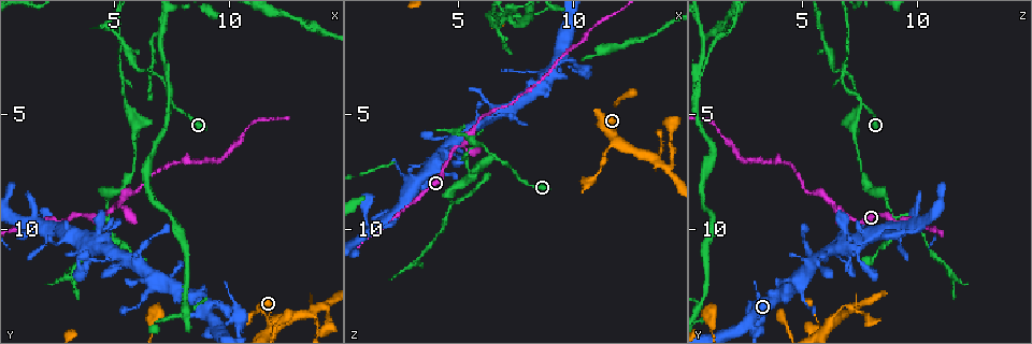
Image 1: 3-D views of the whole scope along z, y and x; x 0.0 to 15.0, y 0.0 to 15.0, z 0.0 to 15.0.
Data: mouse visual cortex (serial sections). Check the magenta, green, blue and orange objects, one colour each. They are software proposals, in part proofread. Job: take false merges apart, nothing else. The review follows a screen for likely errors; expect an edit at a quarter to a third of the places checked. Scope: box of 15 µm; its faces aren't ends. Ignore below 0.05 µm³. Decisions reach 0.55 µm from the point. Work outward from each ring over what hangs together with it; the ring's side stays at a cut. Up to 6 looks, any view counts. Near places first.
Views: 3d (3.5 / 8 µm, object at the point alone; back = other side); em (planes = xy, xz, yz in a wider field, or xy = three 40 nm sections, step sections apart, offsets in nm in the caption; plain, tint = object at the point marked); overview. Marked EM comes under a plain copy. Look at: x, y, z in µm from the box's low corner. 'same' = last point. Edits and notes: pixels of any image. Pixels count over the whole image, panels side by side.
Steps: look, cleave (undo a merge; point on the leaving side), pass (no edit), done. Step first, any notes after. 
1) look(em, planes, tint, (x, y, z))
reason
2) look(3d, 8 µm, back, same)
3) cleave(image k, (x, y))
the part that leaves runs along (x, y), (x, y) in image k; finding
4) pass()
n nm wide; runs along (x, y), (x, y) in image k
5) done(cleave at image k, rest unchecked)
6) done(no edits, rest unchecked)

look(3d, 3.5 µm, (13.4, 13.7, 6.8))
arms part here

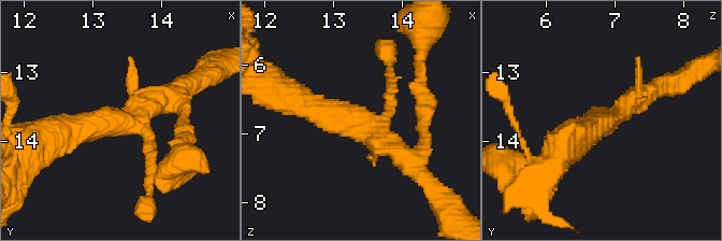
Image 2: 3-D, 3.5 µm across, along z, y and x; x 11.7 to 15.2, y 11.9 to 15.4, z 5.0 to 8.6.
look(em, planes, tint, (13.40, 13.70, 6.85))

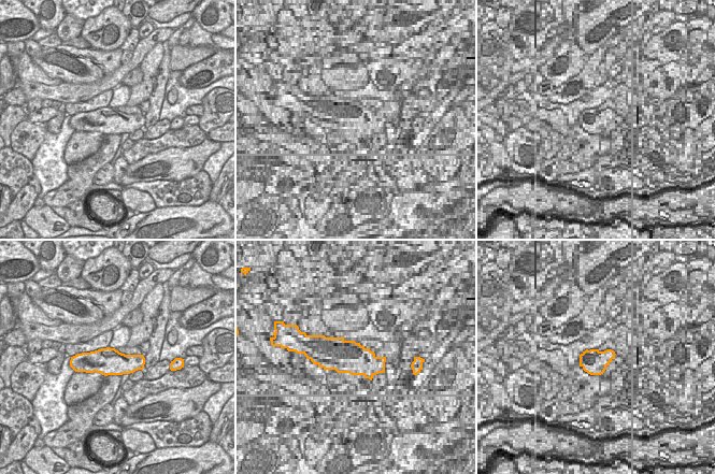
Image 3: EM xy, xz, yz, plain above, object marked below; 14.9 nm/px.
pass()
runs along (299, 99), (408, 157), (418, 152) in image 2; continuous, no second cell

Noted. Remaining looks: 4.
look(3d, 3.5 µm, back, (10.1, 13.8, 2.9))
abrupt turn

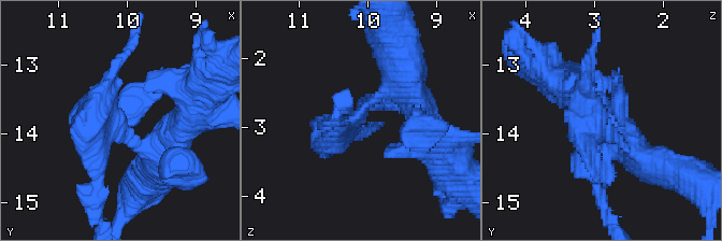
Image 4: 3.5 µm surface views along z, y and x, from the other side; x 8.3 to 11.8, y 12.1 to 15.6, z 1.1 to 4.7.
look(em, planes, tint, (10.15, 13.90, 2.85))
need the tissue

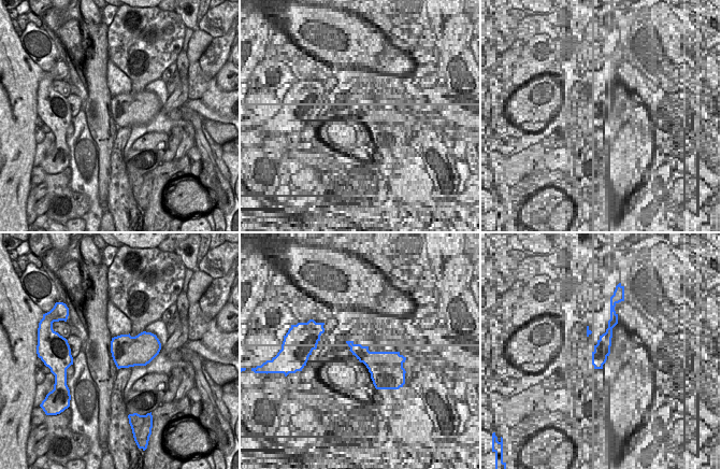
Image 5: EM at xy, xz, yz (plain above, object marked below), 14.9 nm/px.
cleave(image 4, (117, 83))
480 nm wide; the part that leaves runs along (119, 133), (97, 103), (126, 51) in image 4; a second cell is stuck on

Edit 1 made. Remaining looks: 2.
look(3d, 3.5 µm, (5.3, 8.9, 6.3))
sharp bend

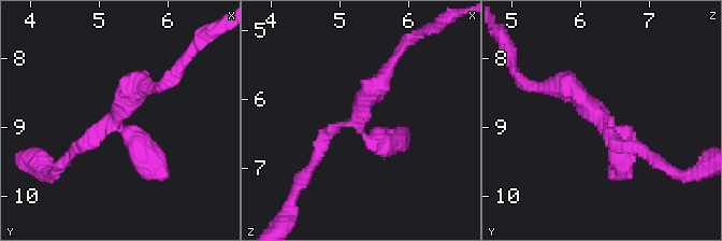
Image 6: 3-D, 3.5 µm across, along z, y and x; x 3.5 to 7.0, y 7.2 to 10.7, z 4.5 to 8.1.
look(em, xy, step 2, tint, (5.25, 8.90, 6.30))
3 arms; arms of 200, 300, 350 nm

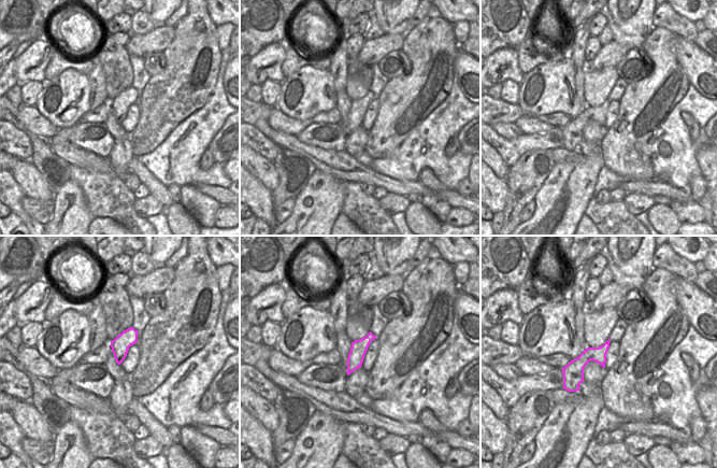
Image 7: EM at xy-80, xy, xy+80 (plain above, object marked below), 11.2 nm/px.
pass()
runs along (315, 161), (387, 70) in image 6; one cell here

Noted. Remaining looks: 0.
done(cleave at image 4, rest unchecked)

